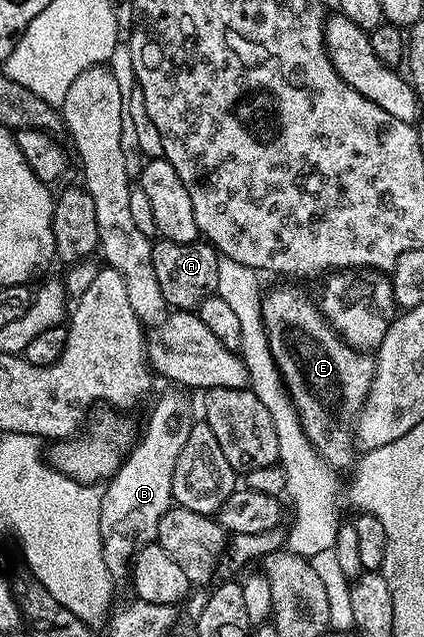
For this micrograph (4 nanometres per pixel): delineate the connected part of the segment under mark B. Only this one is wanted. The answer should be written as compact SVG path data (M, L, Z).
M177 388L169 389L173 390L167 391L154 404L149 423L145 426L145 435L136 439L133 449L116 474L108 479L101 495L103 560L107 560L107 568L117 580L130 573L137 551L156 539L159 520L163 520L170 506L174 505L171 476L175 476L175 460L179 460L183 444L187 444L195 418L189 415L189 398L185 395L188 393Z

